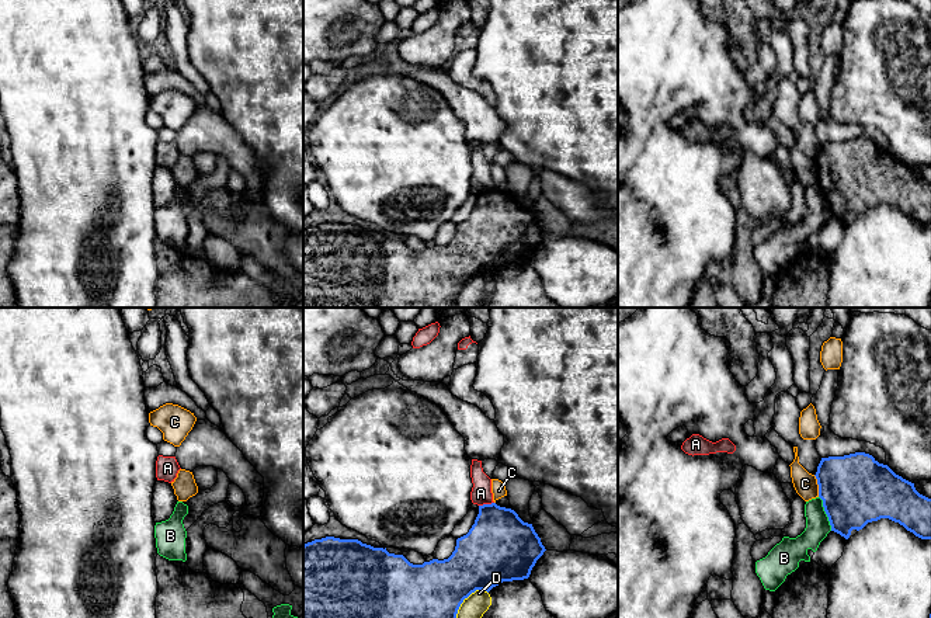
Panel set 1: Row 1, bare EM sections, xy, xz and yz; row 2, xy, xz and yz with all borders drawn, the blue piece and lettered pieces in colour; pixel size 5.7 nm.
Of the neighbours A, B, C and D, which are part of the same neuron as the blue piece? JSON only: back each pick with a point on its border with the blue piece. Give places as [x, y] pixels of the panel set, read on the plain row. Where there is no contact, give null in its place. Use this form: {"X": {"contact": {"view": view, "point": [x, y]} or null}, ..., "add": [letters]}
{"add": []}

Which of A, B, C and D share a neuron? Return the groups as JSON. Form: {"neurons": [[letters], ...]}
{"neurons": [["A"], ["B"], ["C"], ["D"]]}

